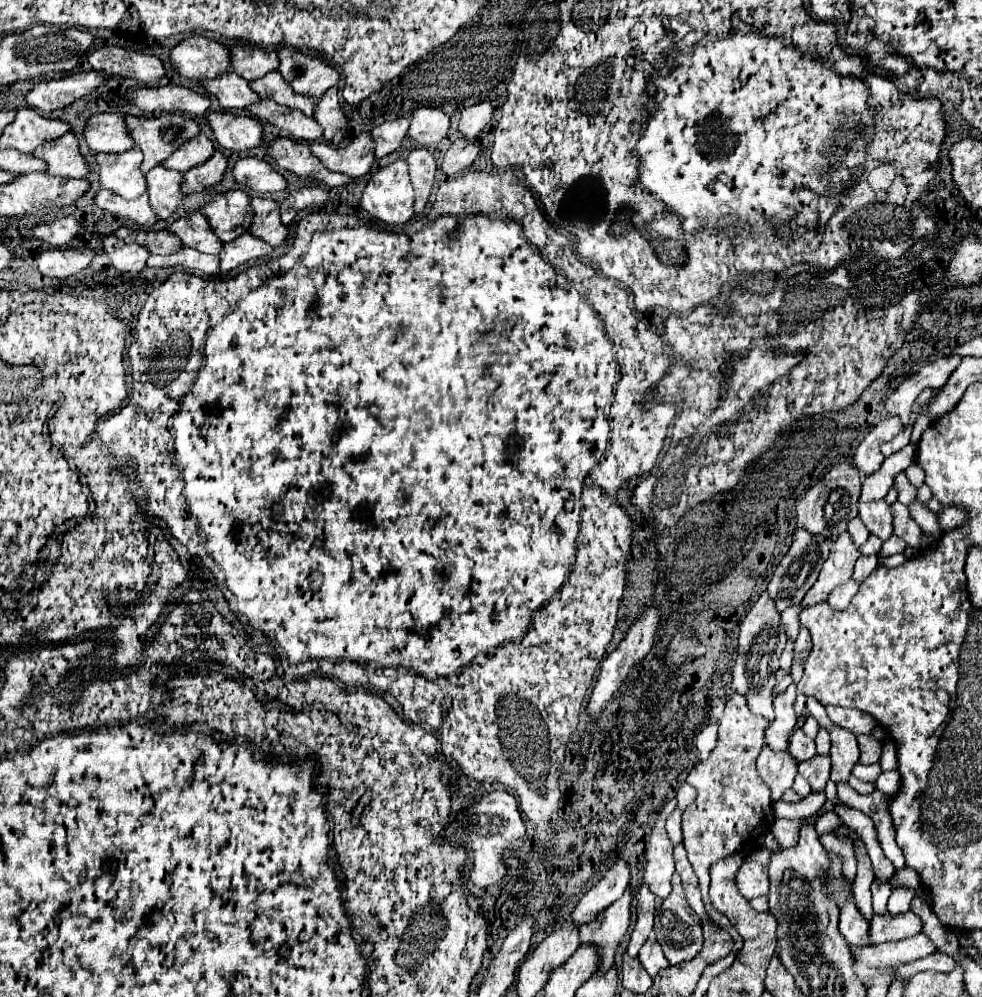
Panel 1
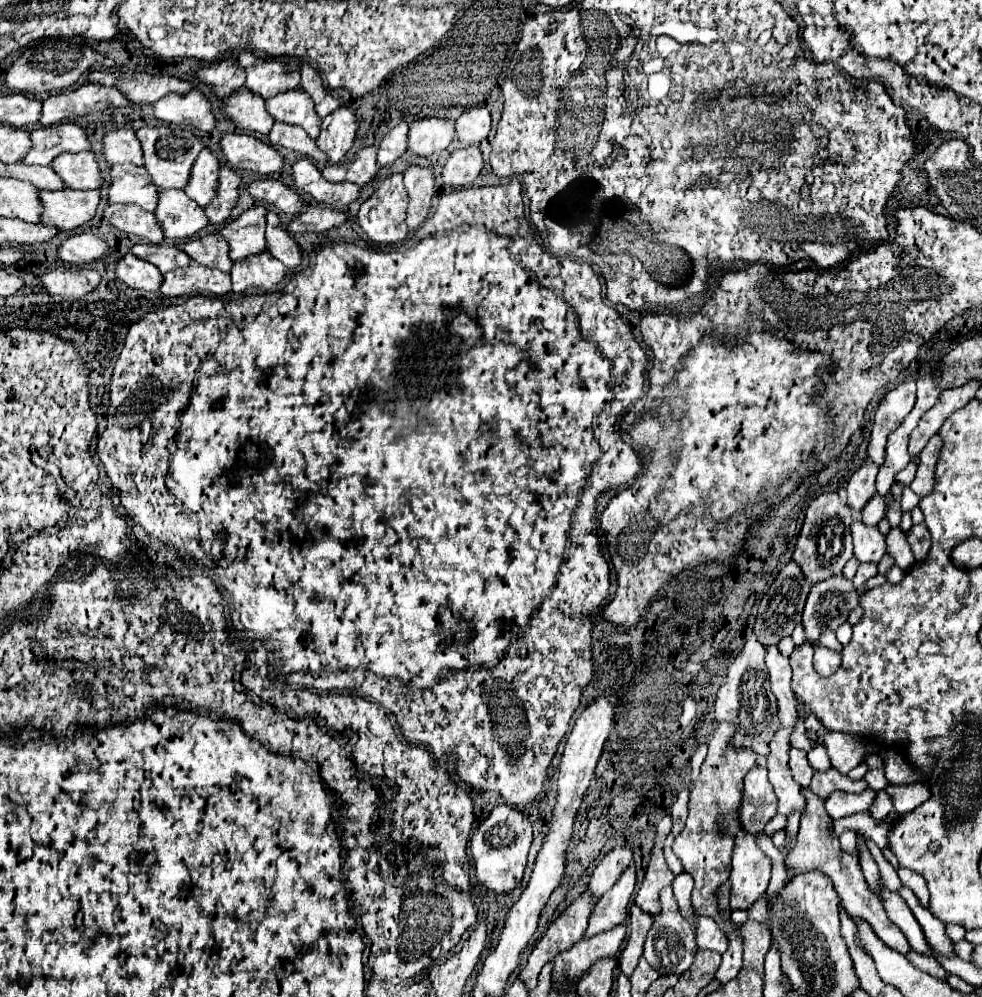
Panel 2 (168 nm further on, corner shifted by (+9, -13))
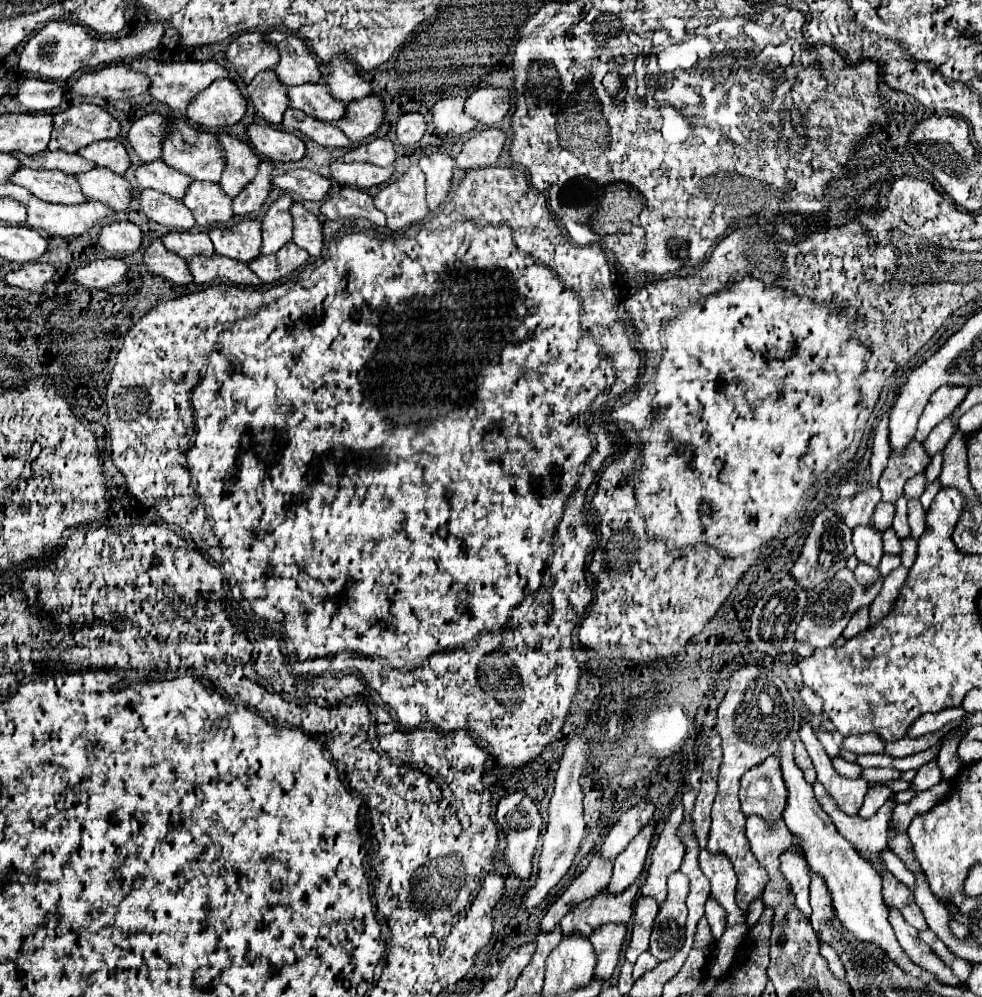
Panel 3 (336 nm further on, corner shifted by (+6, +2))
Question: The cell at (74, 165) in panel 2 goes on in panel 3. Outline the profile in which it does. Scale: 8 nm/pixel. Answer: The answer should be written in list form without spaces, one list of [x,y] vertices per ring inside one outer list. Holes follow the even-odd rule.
[[[110,139],[110,141],[96,141],[84,149],[80,149],[80,155],[88,161],[96,161],[98,167],[108,167],[110,171],[122,175],[130,167],[130,157],[126,151],[124,141]]]

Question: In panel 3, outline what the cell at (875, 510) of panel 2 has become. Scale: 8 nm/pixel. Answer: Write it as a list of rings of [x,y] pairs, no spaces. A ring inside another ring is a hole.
[[[878,503],[876,507],[876,513],[874,513],[874,519],[872,519],[872,525],[876,531],[884,533],[886,529],[892,527],[892,519],[894,519],[894,505],[888,505],[888,503]]]

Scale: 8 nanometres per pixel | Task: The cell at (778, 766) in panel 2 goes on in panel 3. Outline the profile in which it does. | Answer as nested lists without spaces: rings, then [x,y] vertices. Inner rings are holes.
[[[786,737],[780,743],[778,757],[780,757],[780,763],[782,763],[784,781],[788,785],[788,809],[784,809],[784,823],[790,829],[790,833],[802,841],[808,865],[826,879],[826,885],[828,885],[828,889],[830,889],[830,893],[834,897],[834,907],[836,907],[838,917],[844,923],[844,927],[852,935],[856,935],[860,941],[880,945],[888,953],[888,957],[896,959],[896,963],[904,971],[912,973],[914,977],[924,977],[924,981],[934,979],[934,975],[930,975],[928,971],[924,971],[922,967],[912,963],[908,959],[908,955],[902,953],[900,943],[896,941],[894,929],[892,929],[892,925],[888,921],[888,907],[882,901],[882,893],[880,893],[882,891],[882,881],[880,881],[878,873],[858,853],[858,849],[838,833],[832,819],[818,805],[818,801],[814,797],[814,791],[812,791],[812,785],[808,785],[804,781],[798,765],[794,763],[792,737]]]

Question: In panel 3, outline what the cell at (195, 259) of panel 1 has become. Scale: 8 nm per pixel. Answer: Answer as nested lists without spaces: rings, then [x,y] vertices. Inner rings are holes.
[[[212,255],[212,257],[194,257],[190,263],[190,273],[194,275],[194,283],[210,283],[214,279],[230,279],[236,285],[260,285],[262,281],[248,269],[246,263],[234,261],[230,257],[222,257],[222,255]]]

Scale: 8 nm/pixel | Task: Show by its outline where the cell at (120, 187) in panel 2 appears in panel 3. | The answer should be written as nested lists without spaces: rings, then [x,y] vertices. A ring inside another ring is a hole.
[[[162,159],[152,163],[142,163],[136,169],[136,179],[142,189],[156,189],[162,193],[168,193],[176,199],[184,199],[192,177],[168,167]]]

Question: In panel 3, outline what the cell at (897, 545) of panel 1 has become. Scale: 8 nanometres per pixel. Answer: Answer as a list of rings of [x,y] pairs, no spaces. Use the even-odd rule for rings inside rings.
[[[884,555],[884,557],[882,557],[882,561],[880,561],[878,571],[882,573],[882,577],[886,577],[886,575],[888,575],[888,573],[892,573],[898,565],[900,565],[900,557],[896,557],[896,555]]]

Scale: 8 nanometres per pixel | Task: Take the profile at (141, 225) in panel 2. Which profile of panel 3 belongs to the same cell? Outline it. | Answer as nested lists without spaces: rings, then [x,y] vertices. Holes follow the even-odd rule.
[[[144,189],[140,195],[140,205],[148,219],[152,219],[160,225],[166,225],[168,229],[188,231],[196,225],[190,209],[182,201],[166,195],[166,193],[156,193],[152,189]]]

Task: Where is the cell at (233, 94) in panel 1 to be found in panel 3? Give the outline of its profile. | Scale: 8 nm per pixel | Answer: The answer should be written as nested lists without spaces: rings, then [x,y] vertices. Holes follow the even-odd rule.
[[[264,71],[248,85],[248,97],[252,99],[256,113],[268,119],[272,125],[280,125],[284,111],[290,107],[288,85],[284,85],[274,71]]]

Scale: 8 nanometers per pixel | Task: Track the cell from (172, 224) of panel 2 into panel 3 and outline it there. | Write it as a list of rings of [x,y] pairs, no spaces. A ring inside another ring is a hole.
[[[194,181],[184,197],[184,205],[188,205],[196,225],[200,227],[226,223],[234,217],[232,197],[228,197],[222,187],[212,181]]]

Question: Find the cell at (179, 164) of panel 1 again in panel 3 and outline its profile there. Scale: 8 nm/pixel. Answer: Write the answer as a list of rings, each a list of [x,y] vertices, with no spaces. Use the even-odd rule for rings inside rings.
[[[220,135],[220,141],[224,141],[224,149],[228,149],[228,169],[224,169],[220,185],[230,197],[236,197],[244,189],[244,185],[248,185],[256,177],[256,169],[262,159],[248,143],[236,137]]]

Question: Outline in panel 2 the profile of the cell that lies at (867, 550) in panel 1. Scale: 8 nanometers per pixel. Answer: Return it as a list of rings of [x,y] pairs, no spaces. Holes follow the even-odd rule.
[[[873,562],[861,564],[859,570],[857,570],[857,574],[855,574],[855,578],[853,578],[855,588],[861,588],[861,584],[863,584],[865,580],[869,580],[871,576],[875,576],[875,574],[877,574],[877,564],[873,564]]]

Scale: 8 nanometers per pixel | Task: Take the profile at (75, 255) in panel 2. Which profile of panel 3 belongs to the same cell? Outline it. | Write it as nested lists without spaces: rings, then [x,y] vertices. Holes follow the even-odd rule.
[[[130,221],[104,225],[98,237],[98,247],[110,253],[132,255],[140,251],[142,245],[142,229]]]

